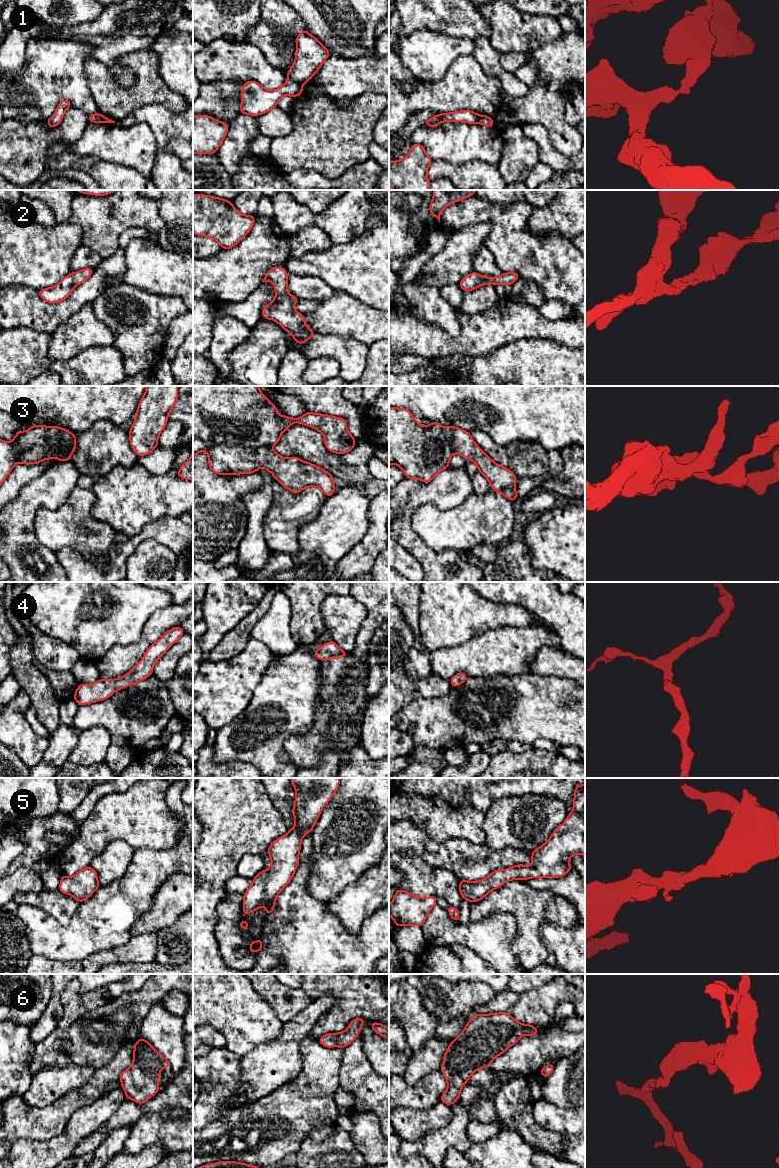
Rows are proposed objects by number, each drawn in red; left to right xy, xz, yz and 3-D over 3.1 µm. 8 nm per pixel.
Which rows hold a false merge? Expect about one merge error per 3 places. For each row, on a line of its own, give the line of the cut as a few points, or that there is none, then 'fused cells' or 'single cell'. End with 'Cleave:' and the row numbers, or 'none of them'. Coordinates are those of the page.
1: xz (288, 79), (302, 85) | fused cells
2: no cut | single cell
3: xz (193, 436), (207, 446), (229, 444), (271, 447) | fused cells
4: no cut | single cell
5: no cut | single cell
6: no cut | single cell
Cleave: 1, 3

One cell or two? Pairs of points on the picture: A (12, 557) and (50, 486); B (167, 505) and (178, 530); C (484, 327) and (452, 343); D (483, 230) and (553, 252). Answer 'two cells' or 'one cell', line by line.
A: one cell
B: two cells
C: one cell
D: two cells

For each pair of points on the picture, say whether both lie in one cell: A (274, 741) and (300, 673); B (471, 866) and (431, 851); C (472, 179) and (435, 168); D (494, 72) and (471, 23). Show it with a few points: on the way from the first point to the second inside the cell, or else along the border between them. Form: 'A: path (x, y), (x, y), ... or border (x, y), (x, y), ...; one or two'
A: path (274, 724), (275, 717), (281, 711), (289, 690); one
B: path (461, 857), (458, 855), (441, 854); one
C: path (463, 177), (444, 169); one
D: border (488, 38), (478, 36), (474, 40); two

